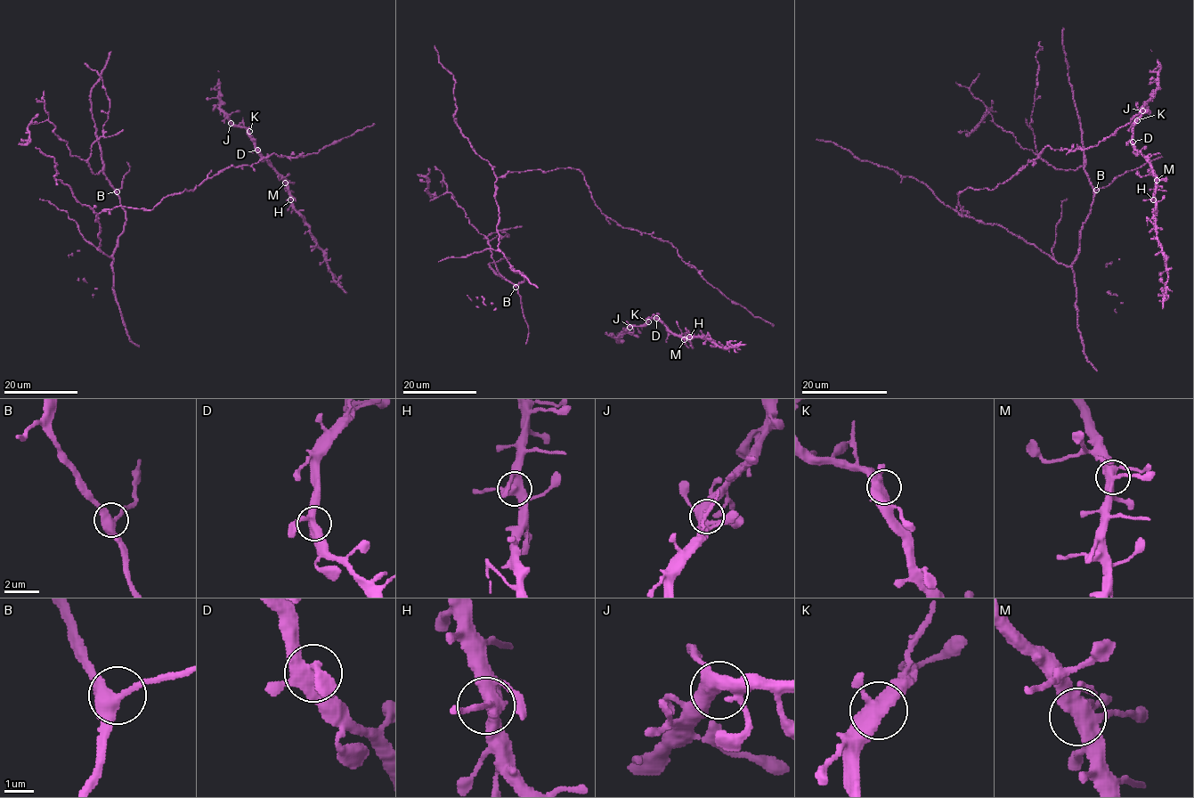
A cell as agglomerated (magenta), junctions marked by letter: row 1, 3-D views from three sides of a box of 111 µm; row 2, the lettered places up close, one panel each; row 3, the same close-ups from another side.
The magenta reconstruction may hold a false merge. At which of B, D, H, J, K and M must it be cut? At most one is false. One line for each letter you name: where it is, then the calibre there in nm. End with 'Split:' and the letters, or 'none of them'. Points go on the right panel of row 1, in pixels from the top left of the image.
Split: none of them

